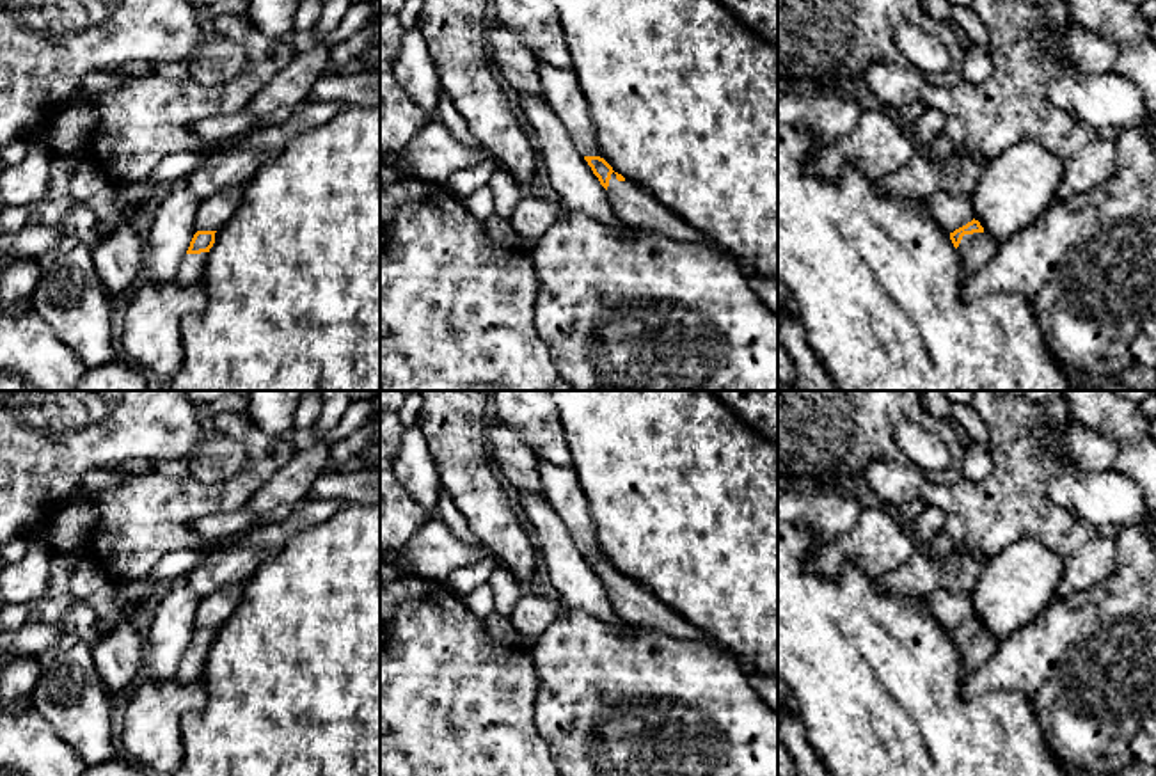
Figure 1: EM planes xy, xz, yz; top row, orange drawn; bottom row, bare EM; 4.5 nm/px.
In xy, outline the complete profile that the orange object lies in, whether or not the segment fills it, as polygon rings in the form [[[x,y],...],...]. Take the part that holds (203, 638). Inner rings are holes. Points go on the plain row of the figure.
[[[197,629],[194,632],[174,680],[188,684],[202,677],[208,650],[215,641],[215,632],[217,629]]]

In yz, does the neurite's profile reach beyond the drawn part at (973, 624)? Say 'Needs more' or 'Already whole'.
Needs more

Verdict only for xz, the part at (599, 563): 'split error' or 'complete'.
split error

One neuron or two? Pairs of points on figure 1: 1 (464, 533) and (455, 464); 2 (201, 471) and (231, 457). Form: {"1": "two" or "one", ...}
{"1": "two", "2": "one"}

